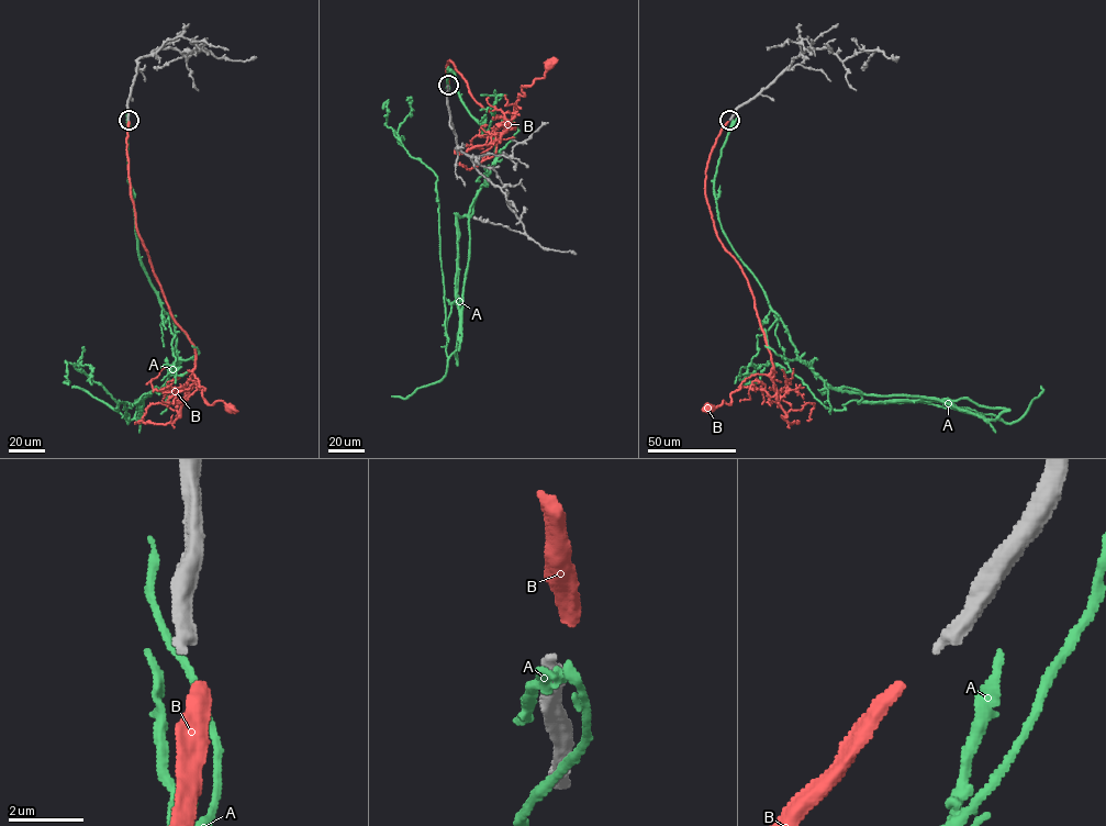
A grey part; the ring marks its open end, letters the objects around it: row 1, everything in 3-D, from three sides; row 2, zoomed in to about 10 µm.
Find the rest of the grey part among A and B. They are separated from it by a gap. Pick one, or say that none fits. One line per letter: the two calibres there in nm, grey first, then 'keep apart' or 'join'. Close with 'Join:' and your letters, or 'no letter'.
A: calibres 360 and 360 nm; keep apart
B: calibres 360 and 400 nm; join
Join: B

